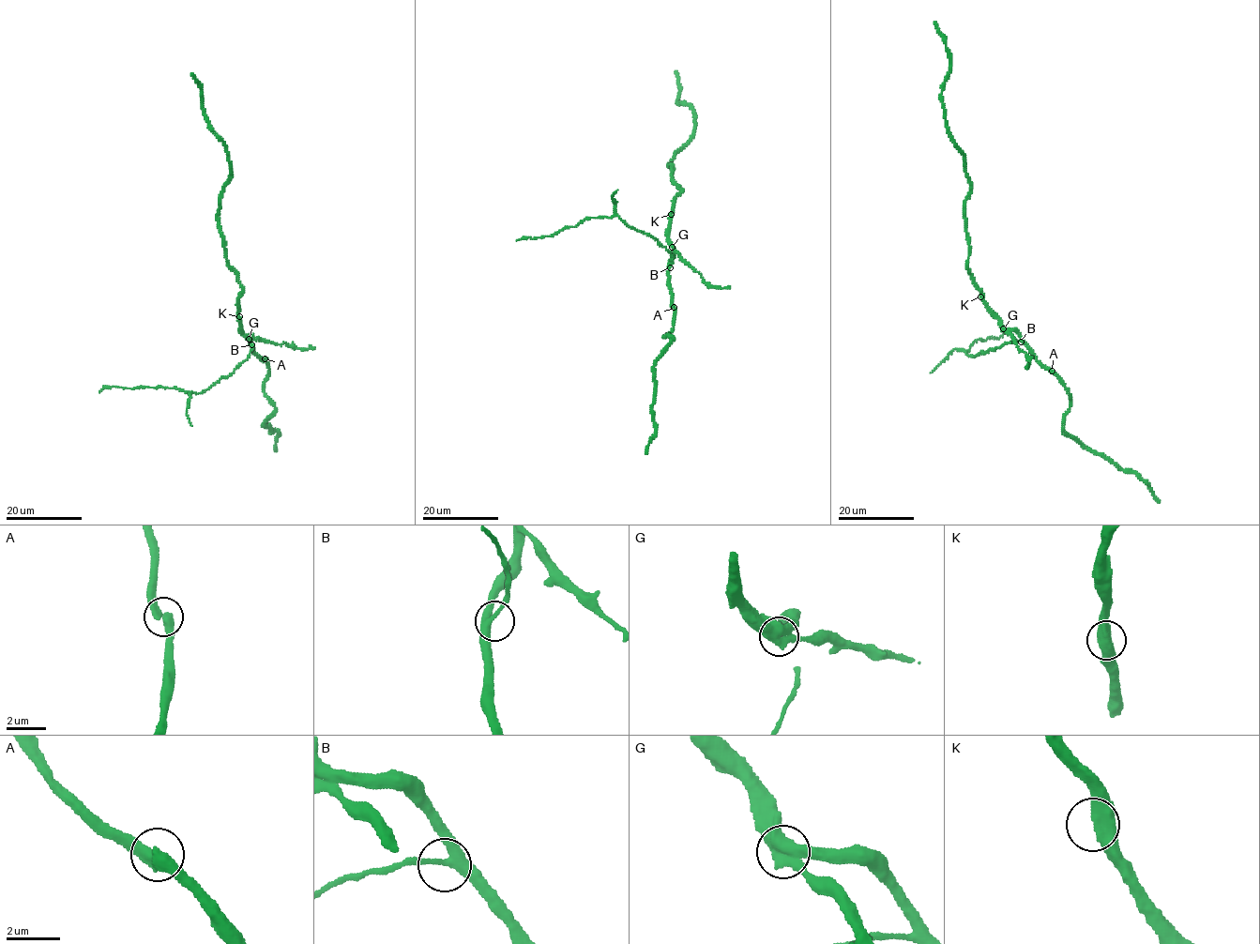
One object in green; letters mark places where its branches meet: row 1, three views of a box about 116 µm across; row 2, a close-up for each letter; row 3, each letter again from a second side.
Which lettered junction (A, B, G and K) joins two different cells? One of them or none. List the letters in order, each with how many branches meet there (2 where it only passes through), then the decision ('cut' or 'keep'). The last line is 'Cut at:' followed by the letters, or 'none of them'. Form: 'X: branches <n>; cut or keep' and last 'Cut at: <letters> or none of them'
A: branches 2; keep
B: branches 3; keep
G: branches 3; cut
K: branches 2; keep
Cut at: G

